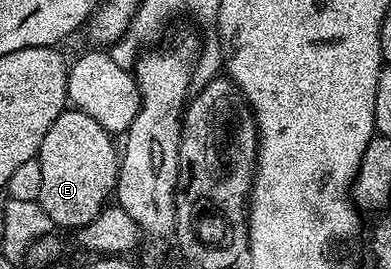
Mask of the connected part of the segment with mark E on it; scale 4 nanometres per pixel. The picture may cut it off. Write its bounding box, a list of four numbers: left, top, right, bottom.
[35,107,119,231]

